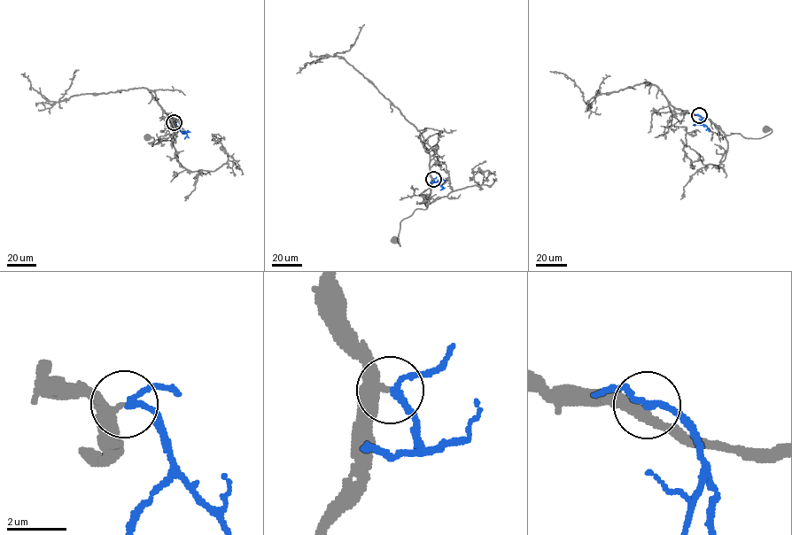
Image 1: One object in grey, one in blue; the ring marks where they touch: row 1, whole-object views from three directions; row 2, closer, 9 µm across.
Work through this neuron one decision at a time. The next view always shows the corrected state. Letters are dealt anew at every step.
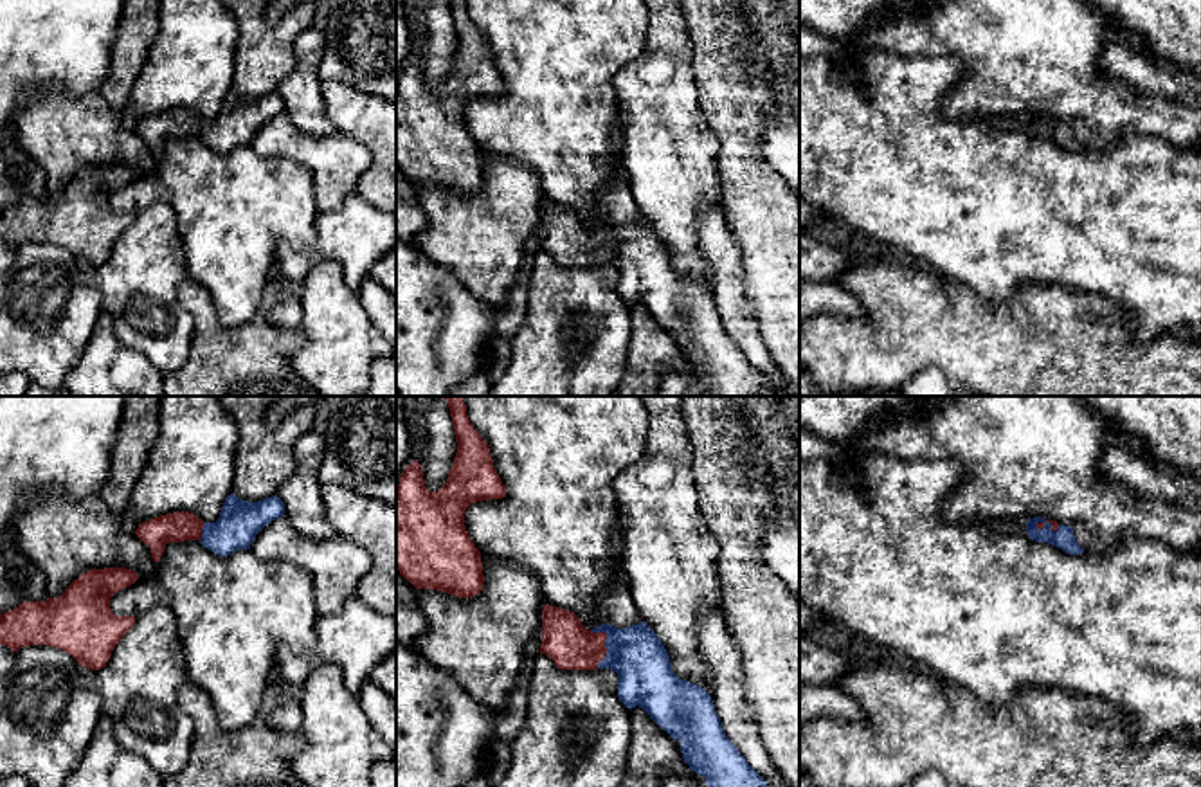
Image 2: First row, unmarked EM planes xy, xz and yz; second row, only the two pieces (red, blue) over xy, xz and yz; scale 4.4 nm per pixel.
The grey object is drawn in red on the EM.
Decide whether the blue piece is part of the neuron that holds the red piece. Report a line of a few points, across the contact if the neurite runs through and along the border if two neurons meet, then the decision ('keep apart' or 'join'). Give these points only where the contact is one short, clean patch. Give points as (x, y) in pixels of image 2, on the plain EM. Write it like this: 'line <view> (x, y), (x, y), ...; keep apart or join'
line xz (564, 235), (577, 245), (605, 245), (622, 245), (636, 251); join

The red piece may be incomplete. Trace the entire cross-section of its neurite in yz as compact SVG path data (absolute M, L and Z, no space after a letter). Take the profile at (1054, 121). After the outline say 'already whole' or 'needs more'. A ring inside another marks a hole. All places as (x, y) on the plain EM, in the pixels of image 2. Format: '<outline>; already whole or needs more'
M1034 113L1026 119L1026 131L1035 139L1048 139L1070 151L1082 151L1084 146L1075 137L1070 122Z; needs more

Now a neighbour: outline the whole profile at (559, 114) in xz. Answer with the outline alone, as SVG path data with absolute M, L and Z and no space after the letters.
M465 0L488 40L506 92L472 99L466 128L481 151L535 171L546 200L574 209L587 227L603 220L600 196L625 180L612 162L612 137L621 122L614 76L645 50L643 0Z

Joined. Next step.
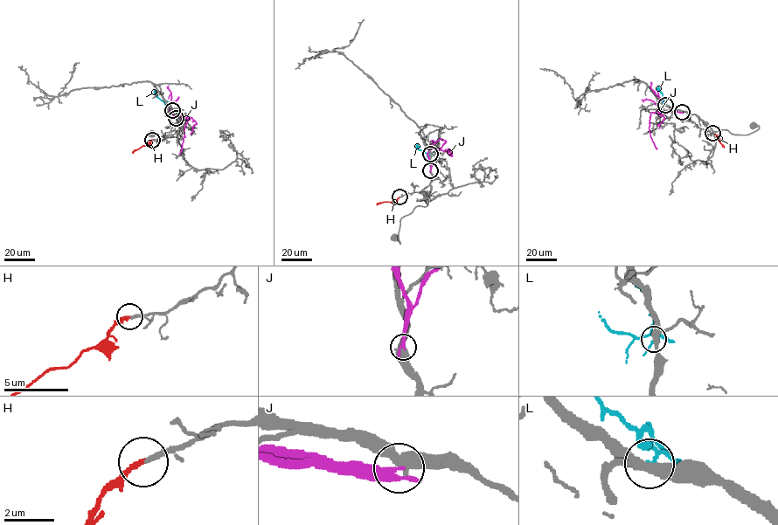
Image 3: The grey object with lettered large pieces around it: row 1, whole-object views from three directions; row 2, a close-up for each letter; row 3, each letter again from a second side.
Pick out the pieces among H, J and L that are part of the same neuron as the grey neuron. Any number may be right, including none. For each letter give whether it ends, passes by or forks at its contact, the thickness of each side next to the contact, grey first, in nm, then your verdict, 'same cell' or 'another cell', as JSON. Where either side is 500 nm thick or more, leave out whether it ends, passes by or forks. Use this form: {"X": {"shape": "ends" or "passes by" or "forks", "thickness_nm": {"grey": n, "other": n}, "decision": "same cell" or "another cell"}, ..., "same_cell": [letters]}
{"H": {"shape": "ends", "thickness_nm": {"grey": 240, "other": 240}, "decision": "same cell"}, "J": {"shape": "ends", "thickness_nm": {"grey": 480, "other": 300}, "decision": "another cell"}, "L": {"shape": "passes by", "thickness_nm": {"grey": 300, "other": 110}, "decision": "another cell"}, "same_cell": ["H"]}

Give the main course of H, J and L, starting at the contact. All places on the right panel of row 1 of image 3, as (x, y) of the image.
H: (713, 133), (718, 136), (725, 147)
J: (682, 112), (650, 113), (649, 131), (656, 149)
L: (664, 105), (663, 94), (656, 89)

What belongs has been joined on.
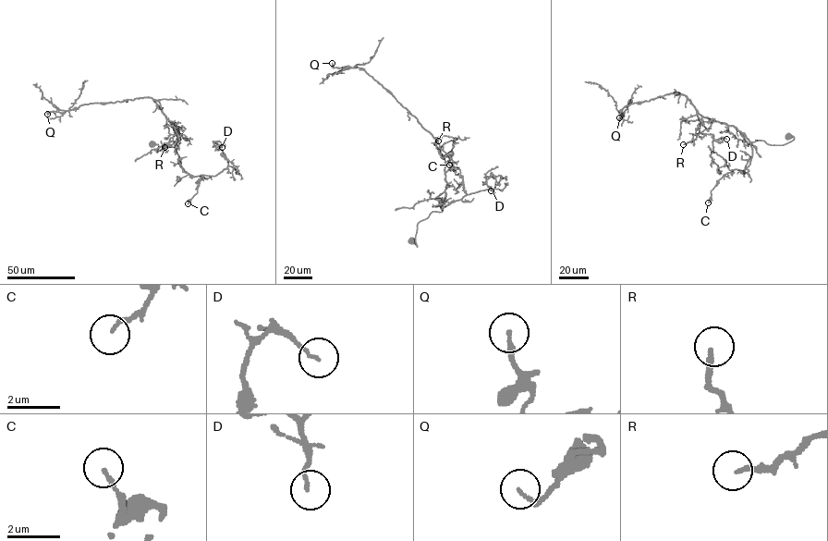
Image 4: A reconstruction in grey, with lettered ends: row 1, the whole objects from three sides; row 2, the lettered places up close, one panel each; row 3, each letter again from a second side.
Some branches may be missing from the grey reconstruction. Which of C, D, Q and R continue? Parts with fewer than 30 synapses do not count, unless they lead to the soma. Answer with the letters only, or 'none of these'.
none of these

